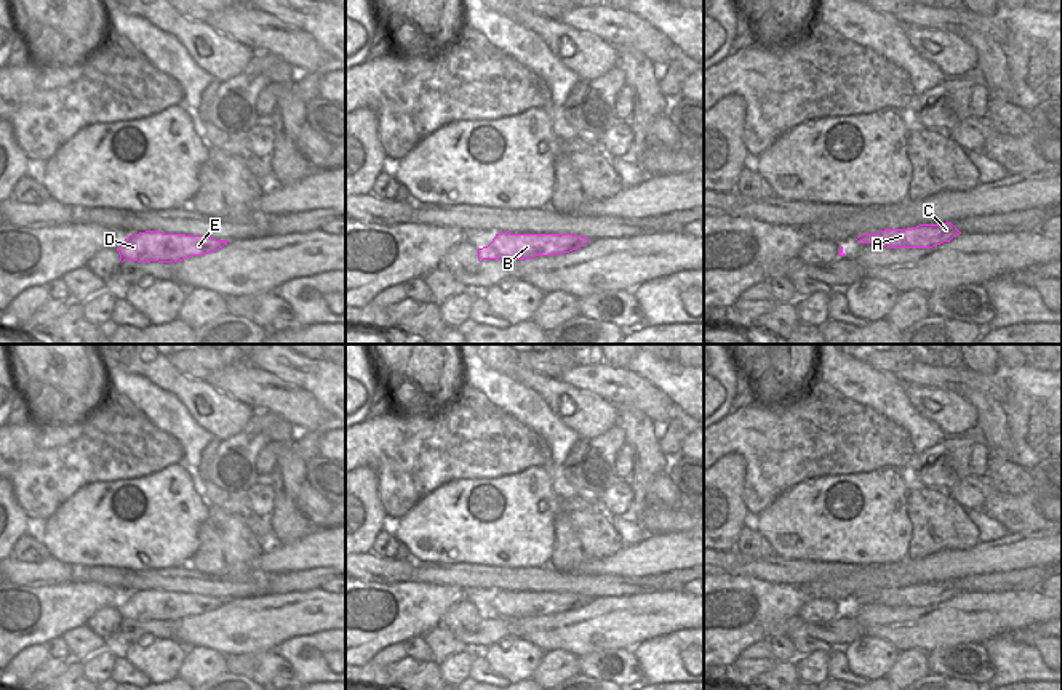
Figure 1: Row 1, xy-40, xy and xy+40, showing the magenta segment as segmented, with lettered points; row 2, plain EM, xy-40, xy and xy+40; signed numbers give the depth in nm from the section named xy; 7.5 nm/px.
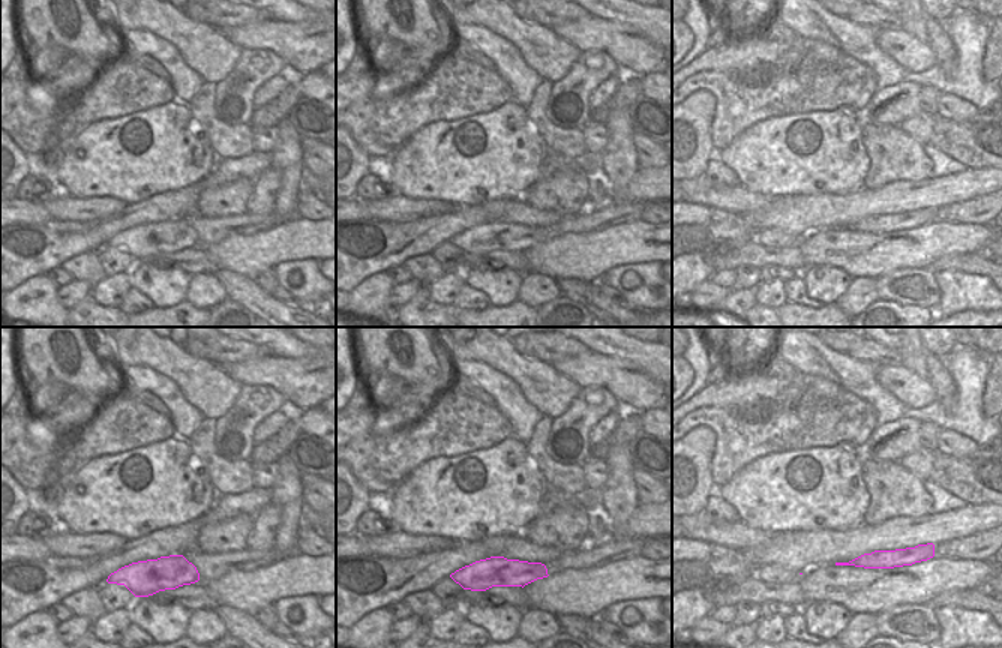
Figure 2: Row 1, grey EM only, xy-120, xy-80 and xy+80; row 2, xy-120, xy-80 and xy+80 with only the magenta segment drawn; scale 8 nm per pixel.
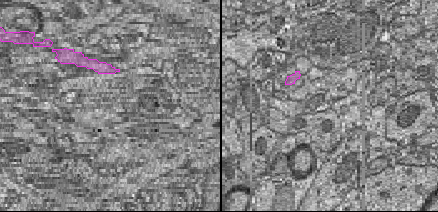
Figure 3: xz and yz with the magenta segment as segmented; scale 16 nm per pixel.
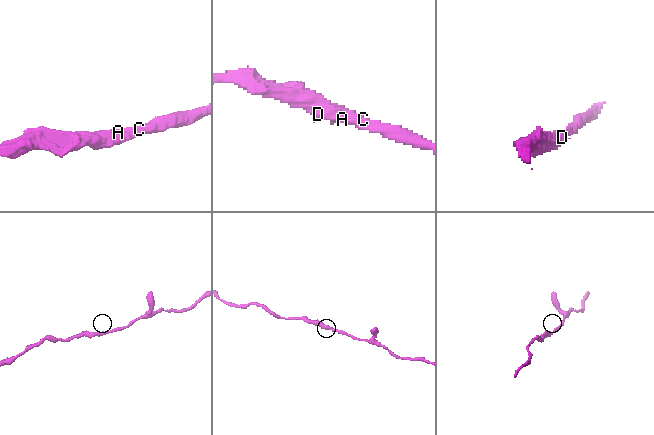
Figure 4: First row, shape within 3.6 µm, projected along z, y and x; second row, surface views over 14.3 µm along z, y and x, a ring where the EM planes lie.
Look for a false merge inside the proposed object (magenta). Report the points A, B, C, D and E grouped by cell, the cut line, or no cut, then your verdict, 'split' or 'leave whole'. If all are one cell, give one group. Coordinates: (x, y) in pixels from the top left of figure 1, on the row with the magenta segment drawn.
A B C D E; no cut; leave whole

